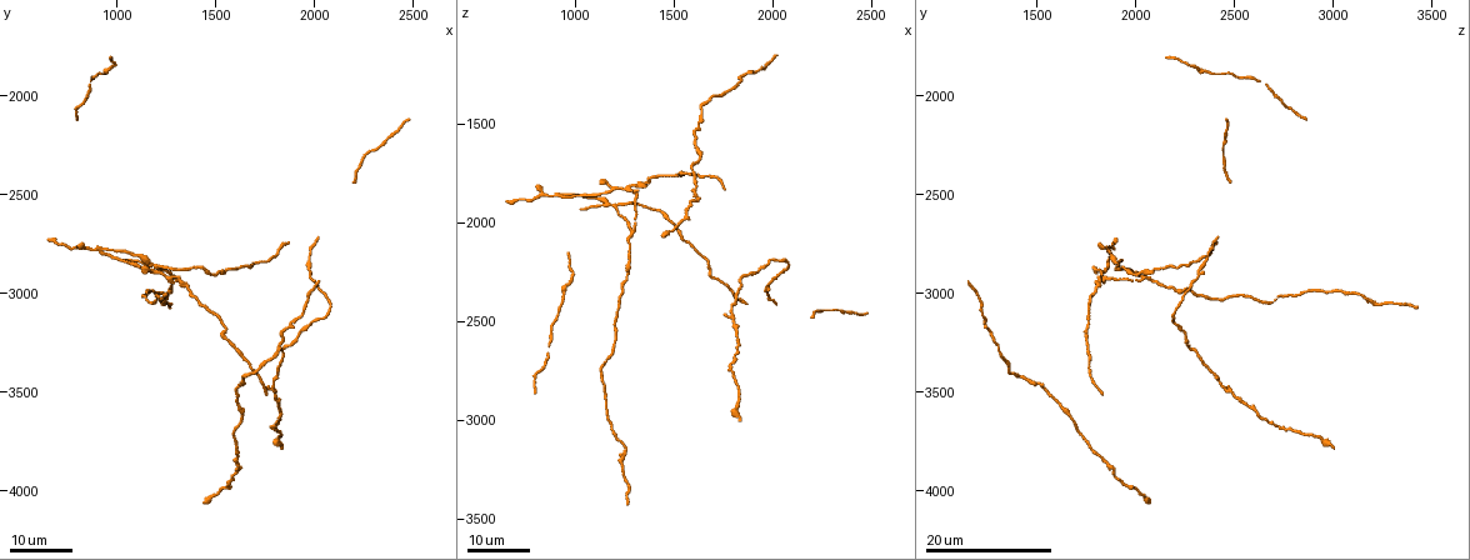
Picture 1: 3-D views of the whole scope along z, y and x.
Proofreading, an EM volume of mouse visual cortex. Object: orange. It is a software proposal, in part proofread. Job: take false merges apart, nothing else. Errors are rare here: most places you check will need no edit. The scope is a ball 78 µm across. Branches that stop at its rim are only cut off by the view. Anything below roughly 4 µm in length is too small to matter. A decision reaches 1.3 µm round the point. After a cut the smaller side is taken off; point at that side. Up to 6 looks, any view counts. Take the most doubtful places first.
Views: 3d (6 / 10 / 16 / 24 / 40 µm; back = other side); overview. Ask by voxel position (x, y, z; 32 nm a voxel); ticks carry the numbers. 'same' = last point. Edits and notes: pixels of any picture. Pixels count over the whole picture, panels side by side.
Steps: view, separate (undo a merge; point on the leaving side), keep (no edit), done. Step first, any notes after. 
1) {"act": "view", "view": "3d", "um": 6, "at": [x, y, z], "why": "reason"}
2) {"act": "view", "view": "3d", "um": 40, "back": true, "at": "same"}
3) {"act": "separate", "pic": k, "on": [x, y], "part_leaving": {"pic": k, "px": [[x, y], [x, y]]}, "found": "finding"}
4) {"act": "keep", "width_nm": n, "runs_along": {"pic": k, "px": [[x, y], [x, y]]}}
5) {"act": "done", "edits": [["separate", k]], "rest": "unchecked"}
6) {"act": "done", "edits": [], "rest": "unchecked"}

{"act": "view", "view": "3d", "um": 16, "at": [920, 2790, 1870], "why": "four-way junction"}

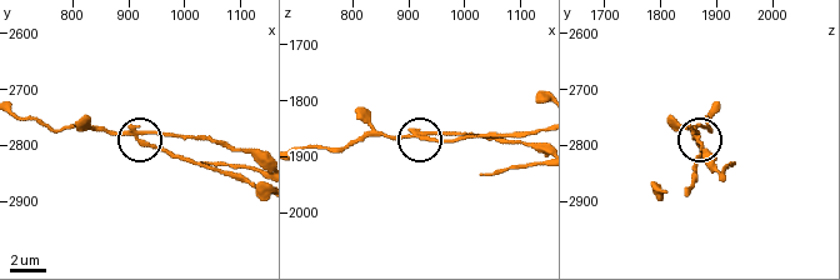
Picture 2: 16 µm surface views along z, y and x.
{"act": "view", "view": "3d", "um": 10, "at": [920, 2800, 1865]}

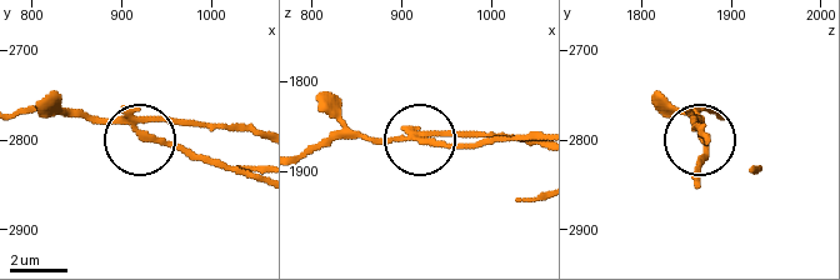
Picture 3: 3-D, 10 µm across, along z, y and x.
{"act": "separate", "pic": 3, "on": [168, 141], "side_arm_um": 51, "part_leaving": {"pic": 3, "px": [[133, 121], [253, 171]]}, "found": "two neurons meet here"}

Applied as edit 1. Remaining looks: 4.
{"act": "view", "view": "3d", "um": 24, "at": [1290, 2920, 2040], "why": "three-way junction"}

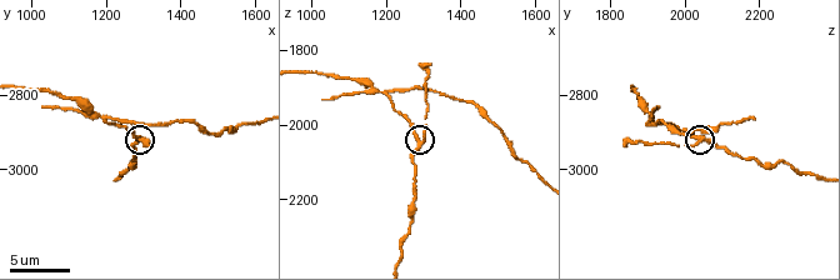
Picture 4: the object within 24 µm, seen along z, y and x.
{"act": "view", "view": "3d", "um": 6, "at": [1290, 2910, 2050], "why": "zoom in"}

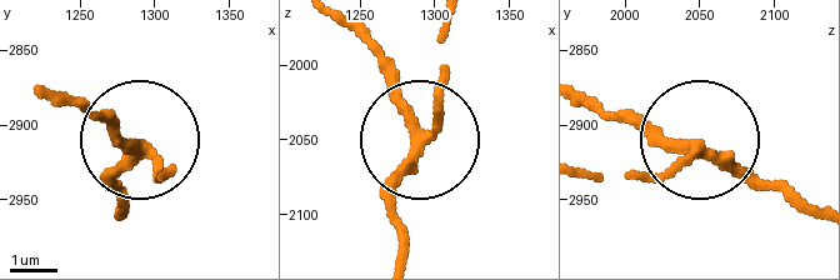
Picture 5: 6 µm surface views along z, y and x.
{"act": "keep", "runs_along": {"pic": 5, "px": [[341, 26], [429, 130], [441, 26]]}, "found": "all the same neuron"}

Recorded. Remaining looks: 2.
{"act": "view", "view": "3d", "um": 24, "at": [1810, 3500, 2490], "why": "three-way junction"}

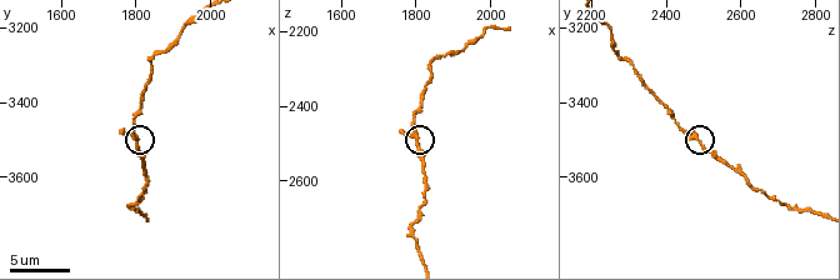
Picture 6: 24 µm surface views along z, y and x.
{"act": "view", "view": "3d", "um": 10, "at": [1800, 3510, 2490]}

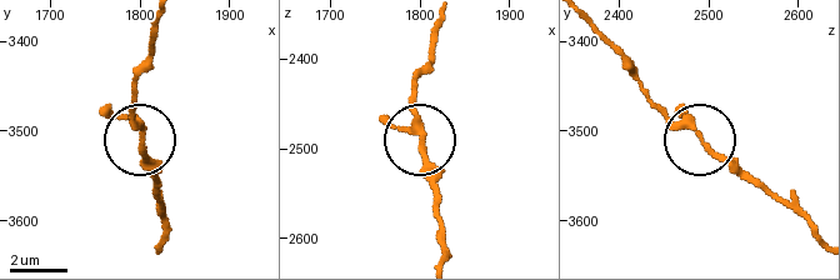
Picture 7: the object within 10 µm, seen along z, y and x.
{"act": "keep", "arms": 3, "runs_along": {"pic": 7, "px": [[159, 23], [130, 121], [153, 193]]}, "found": "all the same neuron"}

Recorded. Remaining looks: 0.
{"act": "done", "edits": [["separate", 3]], "rest": "unchecked"}

